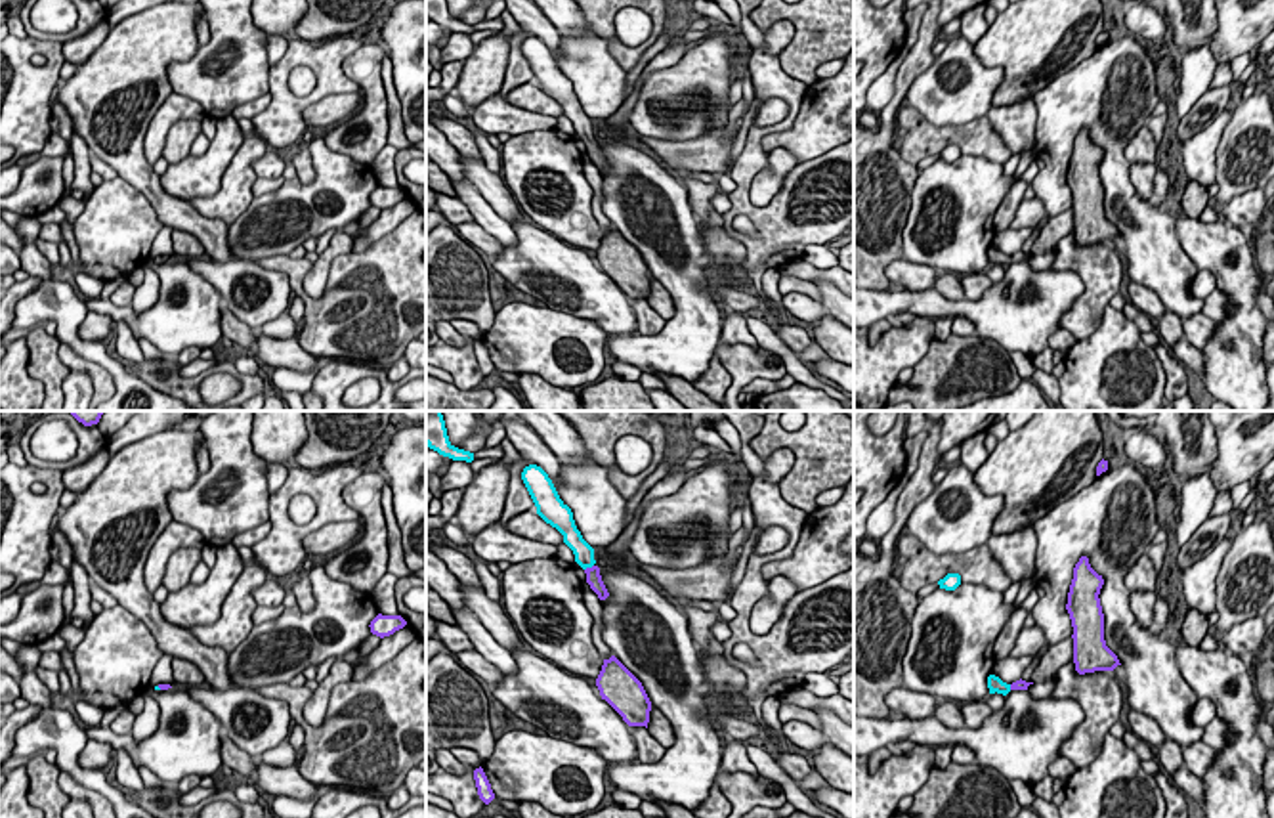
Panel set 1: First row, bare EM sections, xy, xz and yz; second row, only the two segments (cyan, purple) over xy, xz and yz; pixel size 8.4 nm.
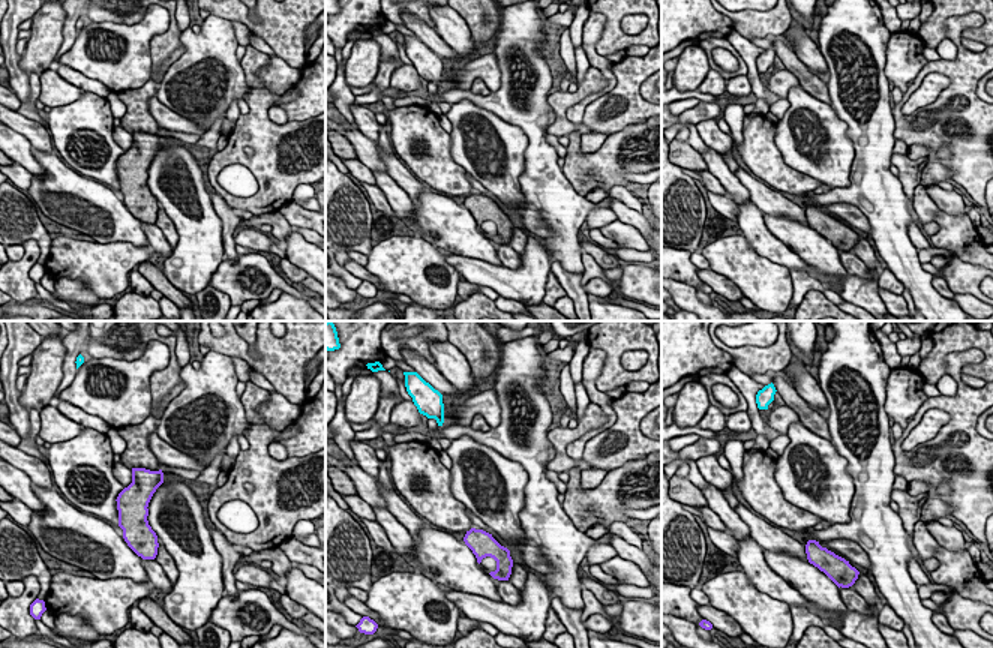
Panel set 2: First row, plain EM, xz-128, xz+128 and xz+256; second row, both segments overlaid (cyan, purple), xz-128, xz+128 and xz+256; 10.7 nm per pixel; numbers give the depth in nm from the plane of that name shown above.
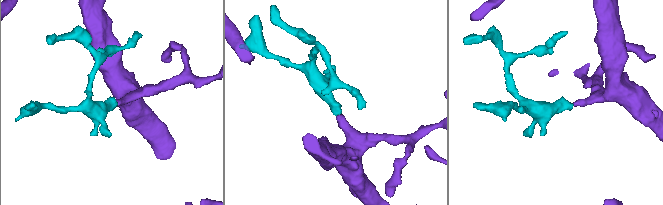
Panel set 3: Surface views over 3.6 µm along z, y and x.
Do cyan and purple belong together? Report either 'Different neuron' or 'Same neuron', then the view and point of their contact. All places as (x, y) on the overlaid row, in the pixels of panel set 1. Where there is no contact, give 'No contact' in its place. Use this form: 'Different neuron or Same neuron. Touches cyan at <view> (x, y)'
Same neuron. Touches cyan at xz (589, 566)

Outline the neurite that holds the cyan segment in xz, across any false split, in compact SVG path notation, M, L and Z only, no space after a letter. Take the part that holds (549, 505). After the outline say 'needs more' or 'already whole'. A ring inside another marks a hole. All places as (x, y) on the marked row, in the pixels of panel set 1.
M529 464L521 472L521 480L537 506L537 514L563 535L563 543L573 550L575 562L586 573L586 583L600 600L605 600L609 592L596 566L594 549L583 539L571 508L560 499L548 474L541 466Z; needs more

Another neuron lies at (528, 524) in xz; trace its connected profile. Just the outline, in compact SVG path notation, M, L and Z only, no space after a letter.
M525 510L525 512L514 516L506 524L506 527L508 527L508 531L512 531L516 535L535 539L541 543L550 543L550 545L563 543L563 535L556 527L546 524L535 510Z

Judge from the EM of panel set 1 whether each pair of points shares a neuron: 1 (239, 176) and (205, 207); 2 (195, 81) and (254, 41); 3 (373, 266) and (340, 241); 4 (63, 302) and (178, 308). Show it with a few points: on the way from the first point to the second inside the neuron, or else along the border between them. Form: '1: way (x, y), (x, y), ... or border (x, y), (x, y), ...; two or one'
1: way (235, 186), (214, 207); one
2: way (211, 79), (226, 75), (243, 56); one
3: border (352, 253), (342, 253), (333, 260), (325, 289); two
4: border (83, 301), (88, 310); two

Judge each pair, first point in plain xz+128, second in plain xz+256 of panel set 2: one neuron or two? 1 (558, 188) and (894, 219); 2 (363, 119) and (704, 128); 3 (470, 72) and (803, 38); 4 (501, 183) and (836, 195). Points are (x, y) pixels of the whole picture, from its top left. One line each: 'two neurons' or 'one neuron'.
1: one neuron
2: one neuron
3: two neurons
4: two neurons

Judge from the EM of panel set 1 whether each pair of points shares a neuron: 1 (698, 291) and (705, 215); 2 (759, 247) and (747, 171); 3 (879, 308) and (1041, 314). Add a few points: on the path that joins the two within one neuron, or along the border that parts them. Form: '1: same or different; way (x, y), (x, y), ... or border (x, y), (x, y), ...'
1: different; border (686, 199), (707, 258)
2: same; way (763, 228), (763, 222), (743, 203), (743, 190)
3: same; way (919, 304), (1001, 314)

